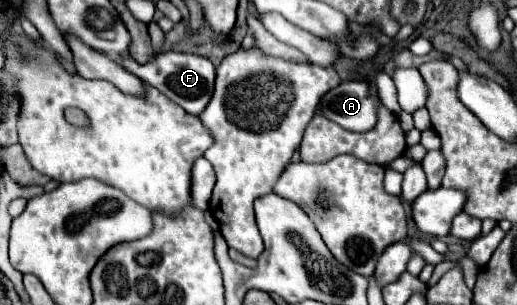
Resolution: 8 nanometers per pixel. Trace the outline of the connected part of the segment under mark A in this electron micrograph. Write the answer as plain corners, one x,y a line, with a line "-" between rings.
353,80
329,90
321,98
319,112
345,130
367,132
377,122
377,104
379,98
369,94
369,84
365,80

